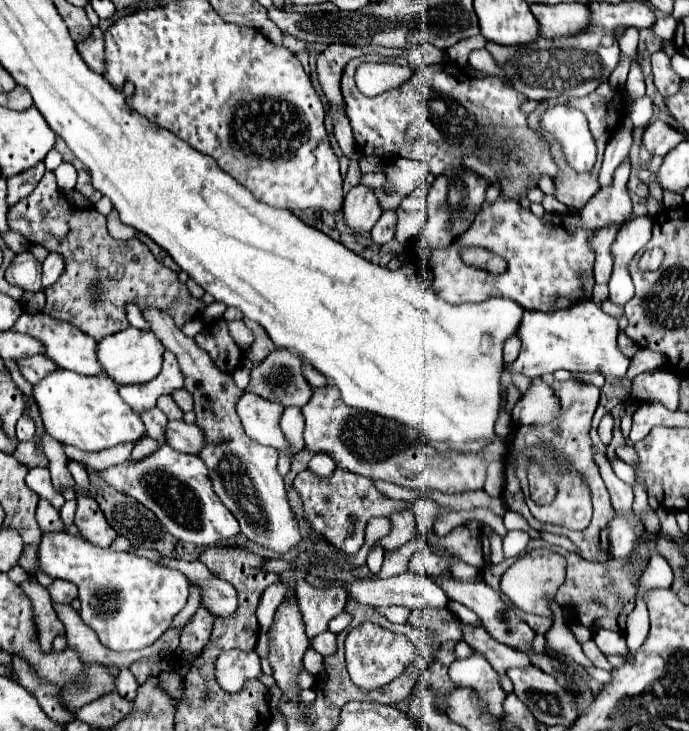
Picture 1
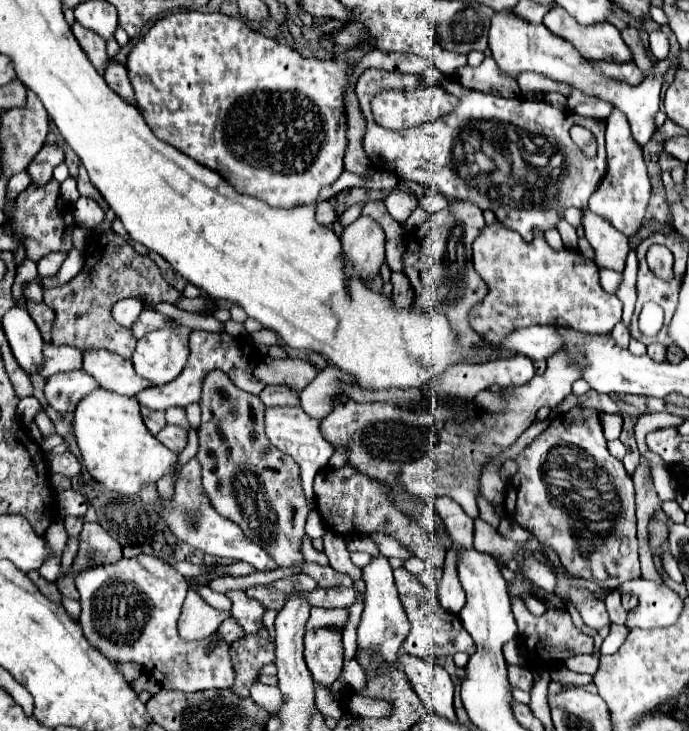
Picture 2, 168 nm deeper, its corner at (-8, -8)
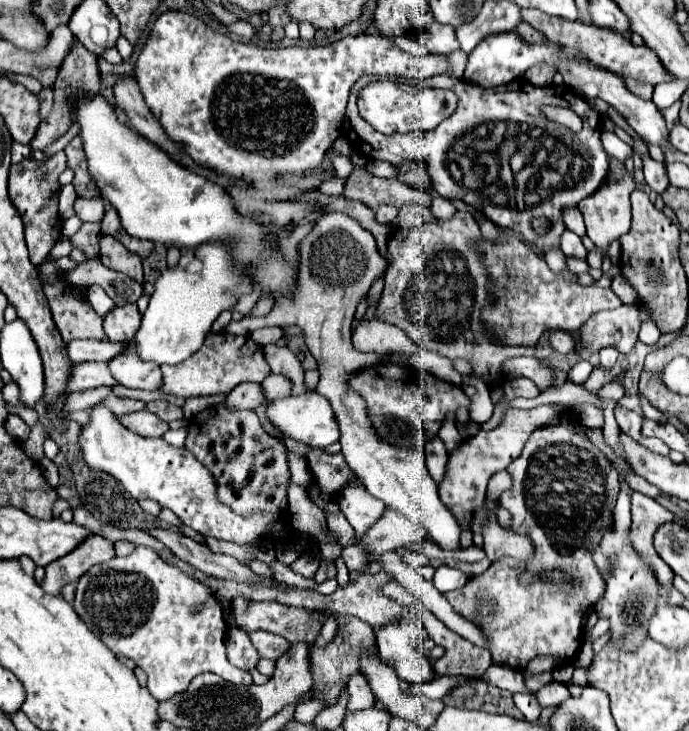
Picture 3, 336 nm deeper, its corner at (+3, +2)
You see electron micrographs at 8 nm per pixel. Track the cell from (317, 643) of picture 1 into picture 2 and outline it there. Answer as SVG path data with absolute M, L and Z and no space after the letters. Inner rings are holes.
M346 659L344 665L342 665L342 675L340 675L344 681L348 681L348 685L356 691L360 691L366 683L366 675L364 675L364 669L358 665L356 659Z

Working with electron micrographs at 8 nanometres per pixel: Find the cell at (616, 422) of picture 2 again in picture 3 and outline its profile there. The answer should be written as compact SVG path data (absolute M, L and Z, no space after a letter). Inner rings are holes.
M611 381L611 383L603 385L603 389L601 389L599 395L605 397L605 399L619 401L619 399L625 395L625 387L623 387L623 383L619 383L619 381Z

